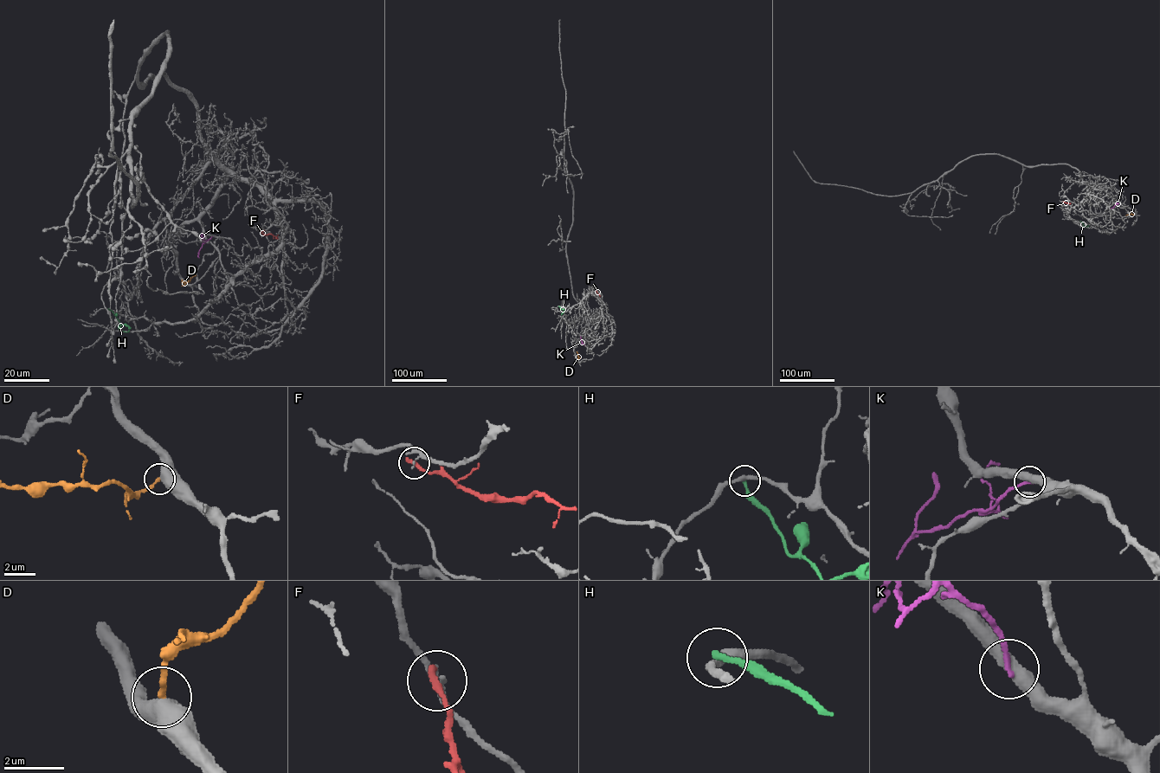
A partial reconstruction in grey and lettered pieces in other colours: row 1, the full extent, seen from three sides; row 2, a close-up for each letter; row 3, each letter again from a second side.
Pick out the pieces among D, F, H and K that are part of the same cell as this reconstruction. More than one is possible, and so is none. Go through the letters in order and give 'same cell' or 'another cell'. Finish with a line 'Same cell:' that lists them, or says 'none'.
D: same cell
F: another cell
H: another cell
K: another cell
Same cell: D

